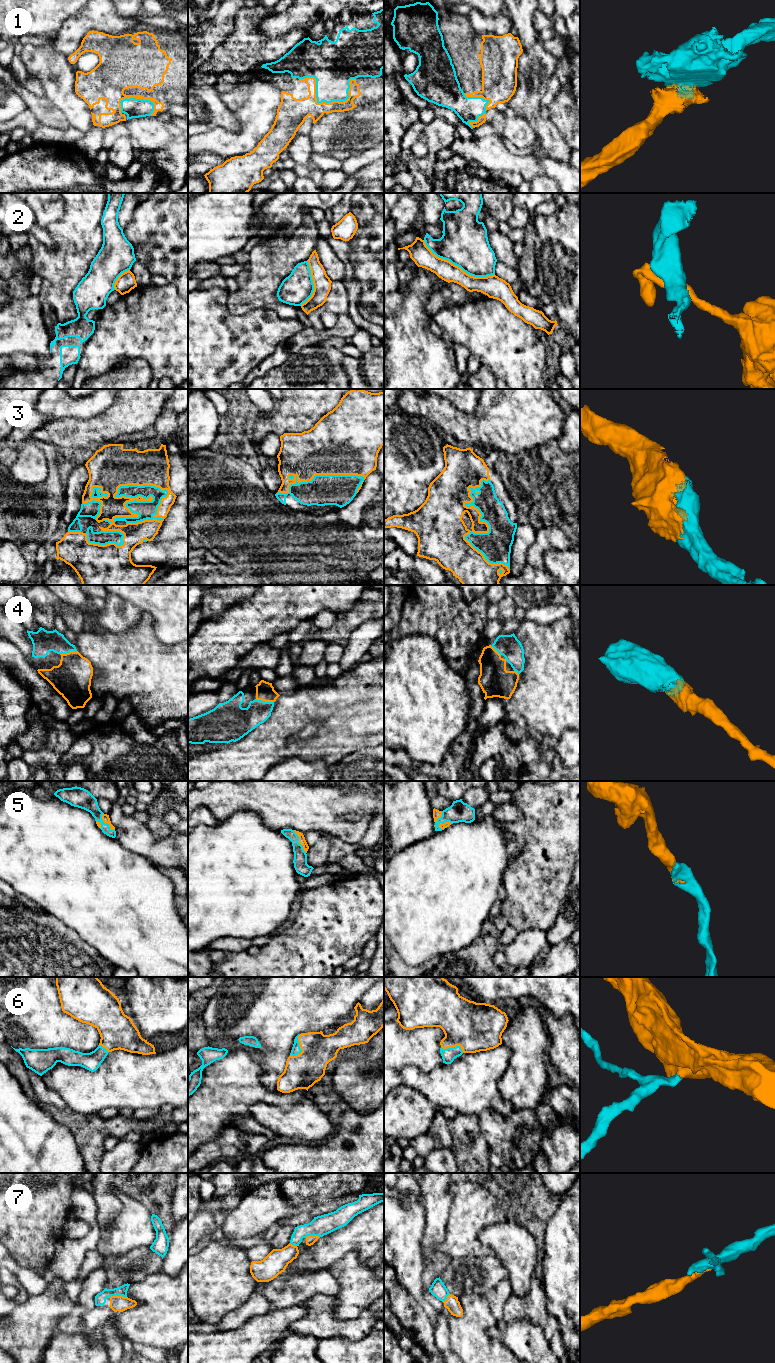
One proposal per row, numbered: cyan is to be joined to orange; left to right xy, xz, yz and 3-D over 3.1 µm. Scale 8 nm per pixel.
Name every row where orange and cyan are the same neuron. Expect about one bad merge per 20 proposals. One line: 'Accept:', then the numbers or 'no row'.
Accept: 1, 3, 4, 5, 6, 7

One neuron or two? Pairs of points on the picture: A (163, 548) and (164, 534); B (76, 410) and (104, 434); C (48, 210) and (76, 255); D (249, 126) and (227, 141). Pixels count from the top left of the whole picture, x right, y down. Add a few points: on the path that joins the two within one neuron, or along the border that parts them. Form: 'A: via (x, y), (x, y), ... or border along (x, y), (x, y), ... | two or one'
A: border along (177, 538), (152, 540) | two
B: border along (110, 406), (89, 419) | two
C: border along (63, 203), (63, 215), (45, 228) | two
D: via (244, 132), (233, 141) | one

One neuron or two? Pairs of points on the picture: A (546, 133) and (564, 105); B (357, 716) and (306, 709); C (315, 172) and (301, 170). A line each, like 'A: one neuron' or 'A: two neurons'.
A: two neurons
B: one neuron
C: one neuron

